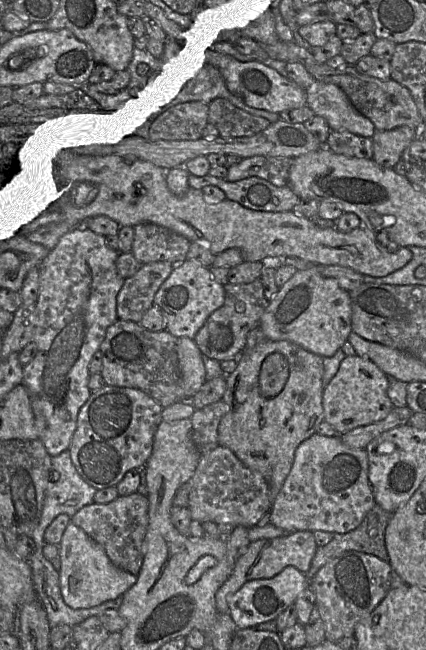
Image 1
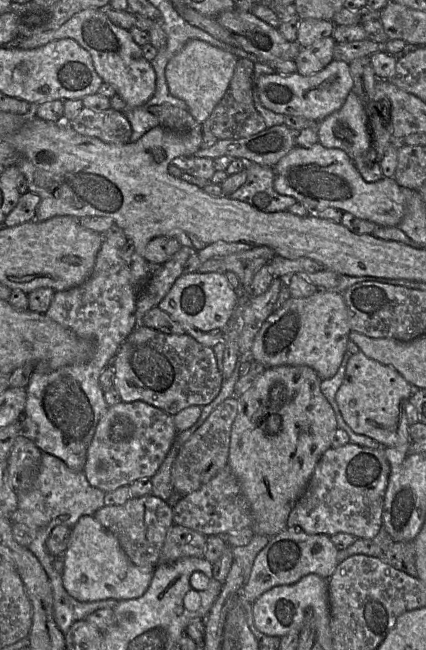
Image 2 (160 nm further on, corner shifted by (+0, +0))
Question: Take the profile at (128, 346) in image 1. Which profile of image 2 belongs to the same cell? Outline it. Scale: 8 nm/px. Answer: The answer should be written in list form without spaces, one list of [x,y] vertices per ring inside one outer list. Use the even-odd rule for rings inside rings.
[[[143,324],[137,325],[121,343],[111,365],[115,374],[114,387],[123,402],[142,401],[170,415],[176,415],[189,406],[210,404],[220,393],[225,380],[211,347],[200,344],[187,334],[165,334]]]

